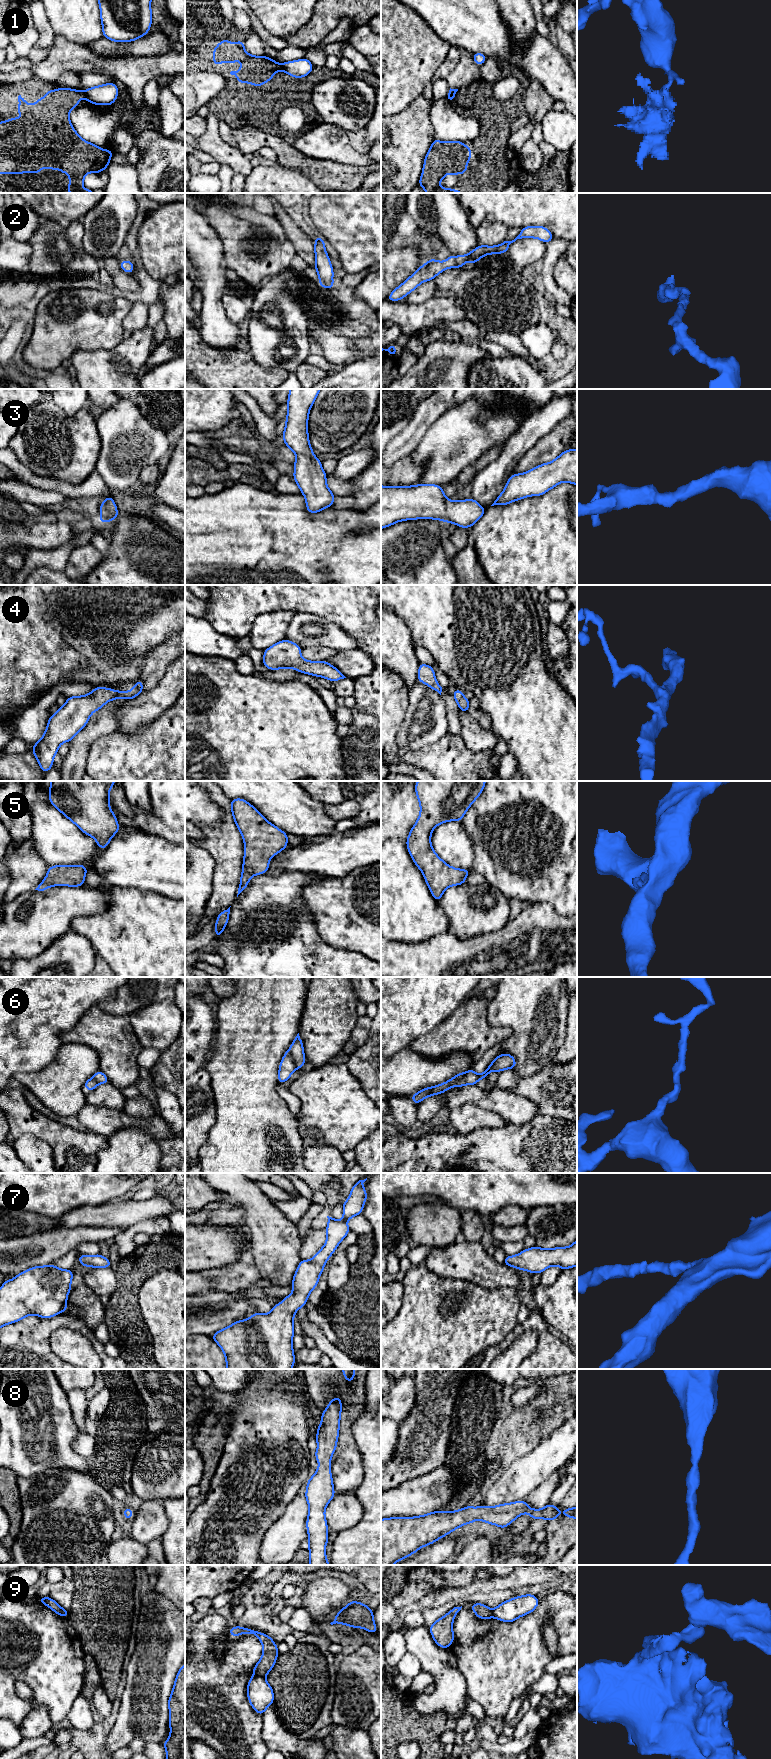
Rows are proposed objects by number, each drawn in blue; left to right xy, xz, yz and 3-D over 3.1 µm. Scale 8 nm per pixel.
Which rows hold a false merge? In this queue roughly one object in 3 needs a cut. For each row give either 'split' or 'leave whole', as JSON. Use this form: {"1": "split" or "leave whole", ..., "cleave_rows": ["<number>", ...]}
{"1": "split", "2": "leave whole", "3": "leave whole", "4": "leave whole", "5": "leave whole", "6": "split", "7": "leave whole", "8": "leave whole", "9": "split", "cleave_rows": ["1", "6", "9"]}

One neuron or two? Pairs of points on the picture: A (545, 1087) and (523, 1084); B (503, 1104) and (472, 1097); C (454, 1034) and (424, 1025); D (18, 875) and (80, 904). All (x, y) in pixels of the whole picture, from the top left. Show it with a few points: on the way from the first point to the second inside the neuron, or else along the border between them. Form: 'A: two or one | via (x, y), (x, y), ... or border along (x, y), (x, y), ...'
A: one | via (540, 1087), (528, 1086)
B: one | via (495, 1100), (480, 1097)
C: two | border along (451, 1013), (429, 1032), (420, 1035), (413, 1041)
D: two | border along (34, 889), (21, 893), (13, 900)

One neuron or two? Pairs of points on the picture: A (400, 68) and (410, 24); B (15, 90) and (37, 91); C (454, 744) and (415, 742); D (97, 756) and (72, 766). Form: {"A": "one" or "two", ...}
{"A": "one", "B": "one", "C": "two", "D": "two"}

